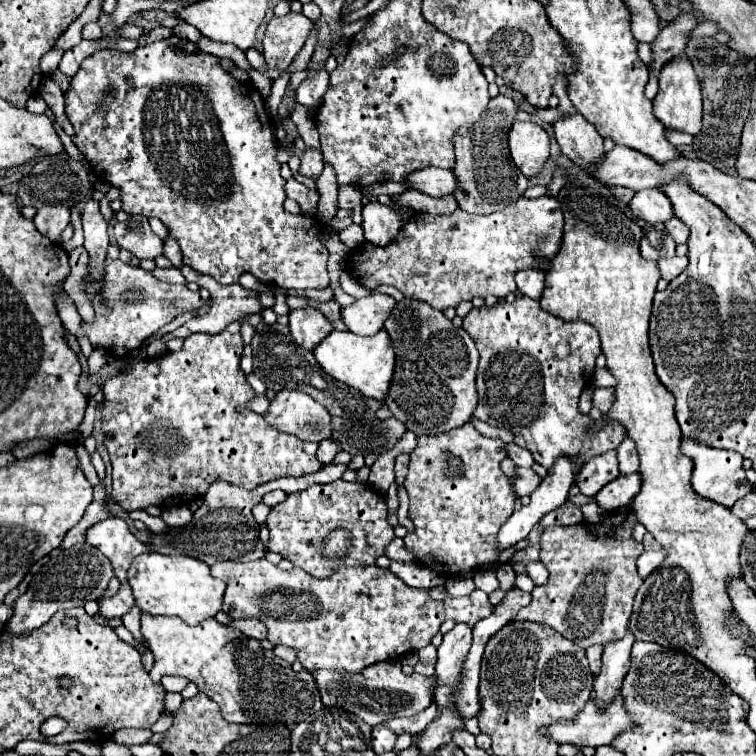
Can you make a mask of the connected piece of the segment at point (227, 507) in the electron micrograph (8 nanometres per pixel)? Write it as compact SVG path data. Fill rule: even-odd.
M327 464L319 472L303 476L303 478L281 478L267 484L261 484L259 490L241 490L239 486L229 486L227 482L215 482L209 488L209 494L203 496L203 506L193 514L193 520L185 524L183 528L177 528L177 534L173 536L161 536L151 534L151 540L147 542L151 546L151 552L169 554L169 556L191 556L197 558L209 566L213 566L217 560L231 560L231 562L245 562L245 560L259 560L265 556L265 544L259 538L259 524L255 522L251 508L263 500L263 496L271 490L280 489L286 494L307 490L313 484L327 484L333 480L339 480L347 466L343 464Z

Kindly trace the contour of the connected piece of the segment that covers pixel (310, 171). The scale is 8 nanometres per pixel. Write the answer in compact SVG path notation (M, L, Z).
M307 148L307 152L303 154L301 158L301 168L299 168L299 174L301 176L307 176L307 178L313 178L317 180L319 174L323 170L323 160L321 160L321 154L317 150L311 150Z

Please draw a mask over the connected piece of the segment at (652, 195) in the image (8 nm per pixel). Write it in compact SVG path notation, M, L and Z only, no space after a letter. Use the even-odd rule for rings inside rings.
M657 188L637 192L629 202L629 208L637 218L643 218L649 224L667 222L669 218L673 218L671 200Z

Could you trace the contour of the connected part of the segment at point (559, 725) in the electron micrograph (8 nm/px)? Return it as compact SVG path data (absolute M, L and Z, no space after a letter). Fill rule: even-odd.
M619 696L617 700L613 700L605 712L599 712L593 698L585 704L585 710L581 714L577 714L577 718L573 720L559 720L559 722L551 722L549 726L543 726L539 732L547 738L551 738L553 742L557 744L571 744L575 746L577 750L583 750L585 746L591 746L591 748L599 748L599 746L607 746L611 744L611 740L623 732L623 730L629 730L633 728L633 724L629 722L629 716L625 714L625 708L623 708L623 698Z

